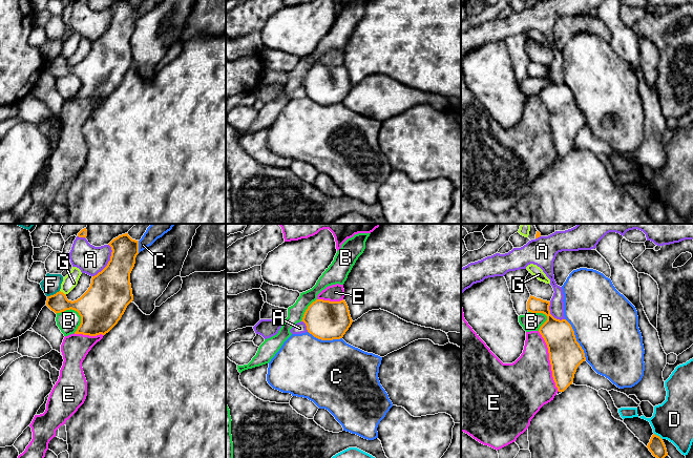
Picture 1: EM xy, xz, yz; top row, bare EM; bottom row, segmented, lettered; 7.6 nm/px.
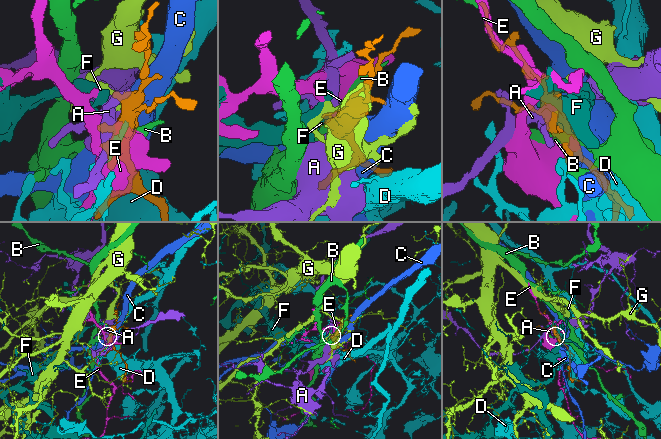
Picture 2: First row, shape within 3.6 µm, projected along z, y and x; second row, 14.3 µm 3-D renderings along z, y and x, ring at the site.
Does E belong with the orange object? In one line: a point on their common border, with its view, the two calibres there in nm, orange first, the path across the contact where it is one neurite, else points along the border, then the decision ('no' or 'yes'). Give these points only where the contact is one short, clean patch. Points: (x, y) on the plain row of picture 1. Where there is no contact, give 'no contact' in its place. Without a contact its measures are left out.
contact yz (550, 126); calibres 260 and 400 nm; no

